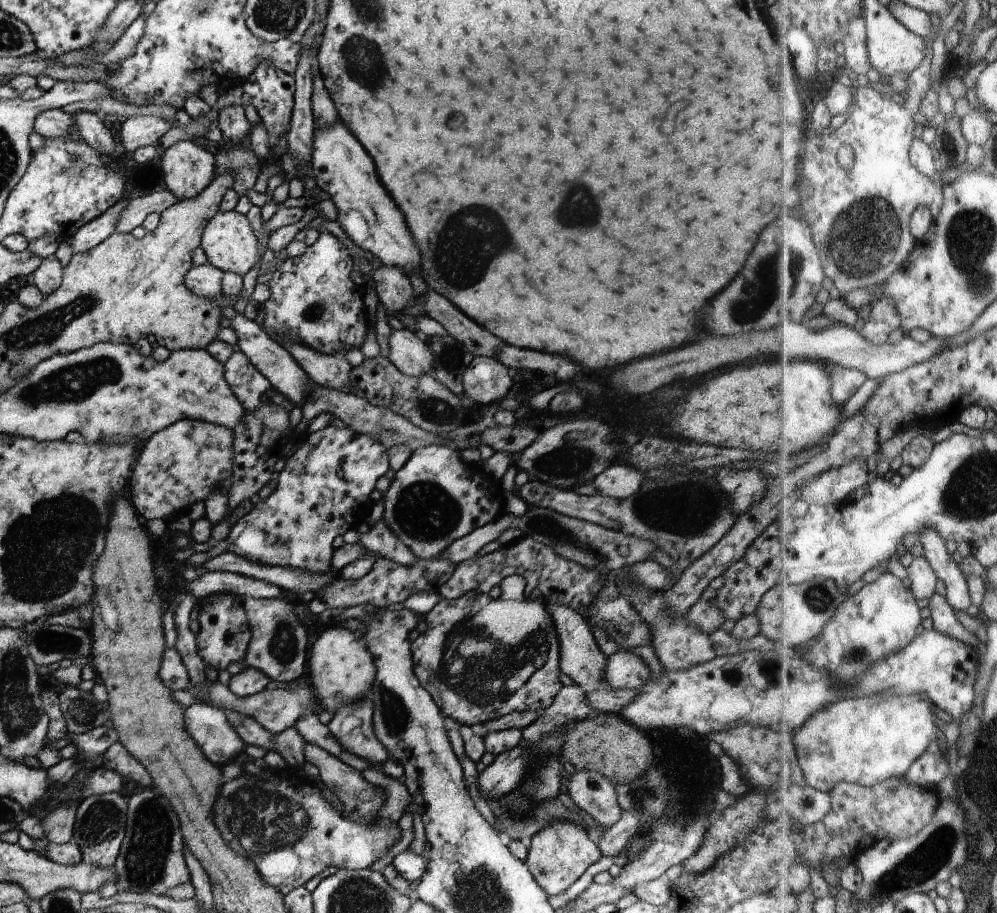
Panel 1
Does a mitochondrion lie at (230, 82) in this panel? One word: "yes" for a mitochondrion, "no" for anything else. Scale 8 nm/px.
no

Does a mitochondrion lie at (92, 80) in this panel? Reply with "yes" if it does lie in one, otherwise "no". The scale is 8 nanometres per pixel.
no

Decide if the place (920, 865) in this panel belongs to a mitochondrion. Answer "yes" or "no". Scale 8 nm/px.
yes

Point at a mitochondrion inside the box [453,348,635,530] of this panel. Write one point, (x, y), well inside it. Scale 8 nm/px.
(576, 456)

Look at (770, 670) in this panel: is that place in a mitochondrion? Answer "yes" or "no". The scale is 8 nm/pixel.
yes

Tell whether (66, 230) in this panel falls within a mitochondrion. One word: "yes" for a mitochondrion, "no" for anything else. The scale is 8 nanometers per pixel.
no

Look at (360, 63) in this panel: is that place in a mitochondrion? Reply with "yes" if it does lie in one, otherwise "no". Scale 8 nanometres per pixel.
yes

